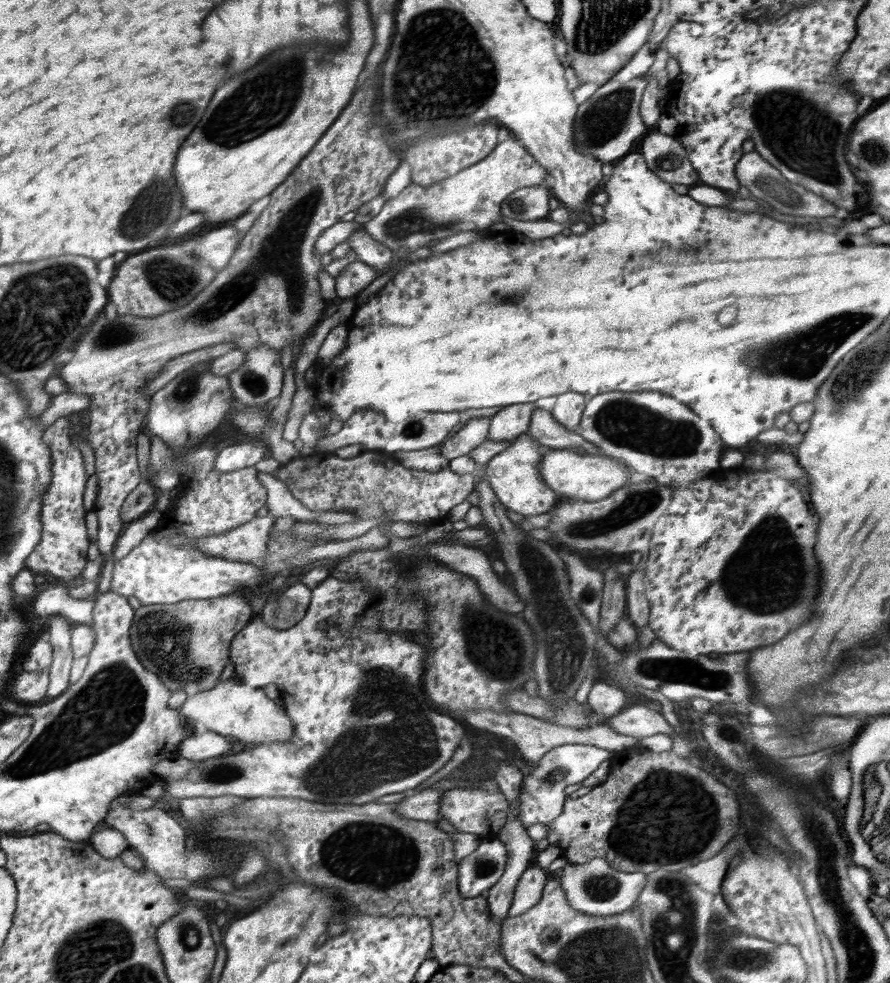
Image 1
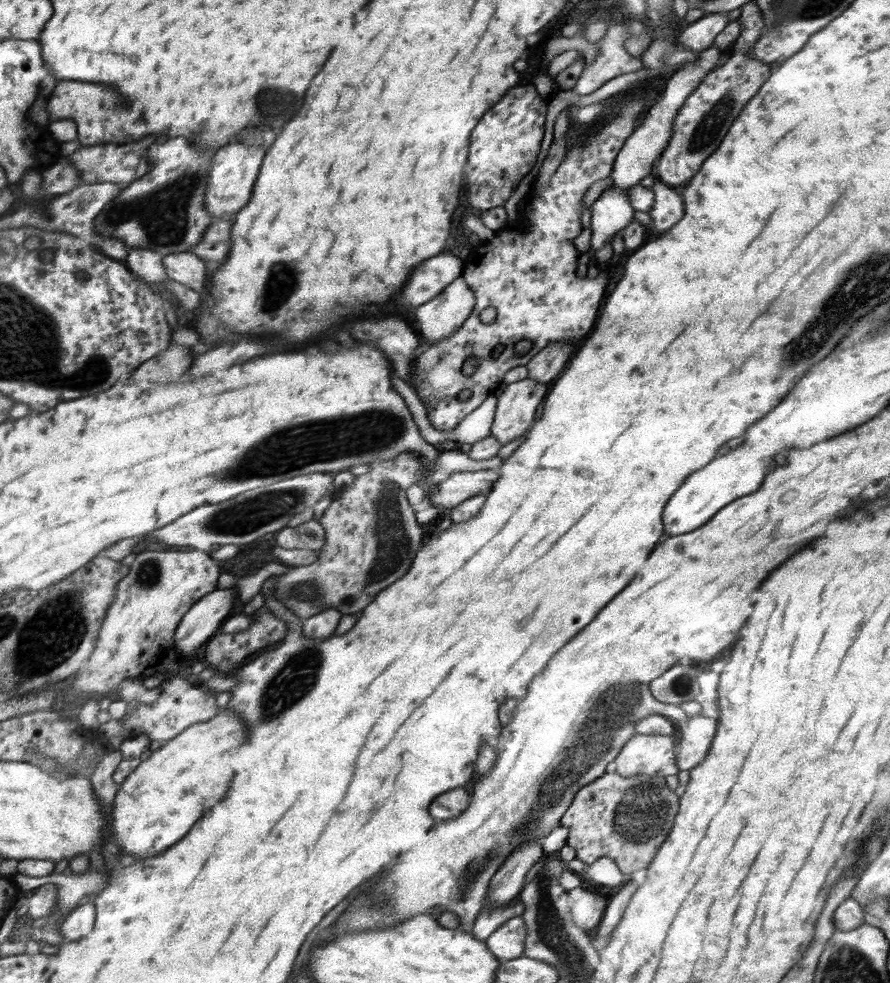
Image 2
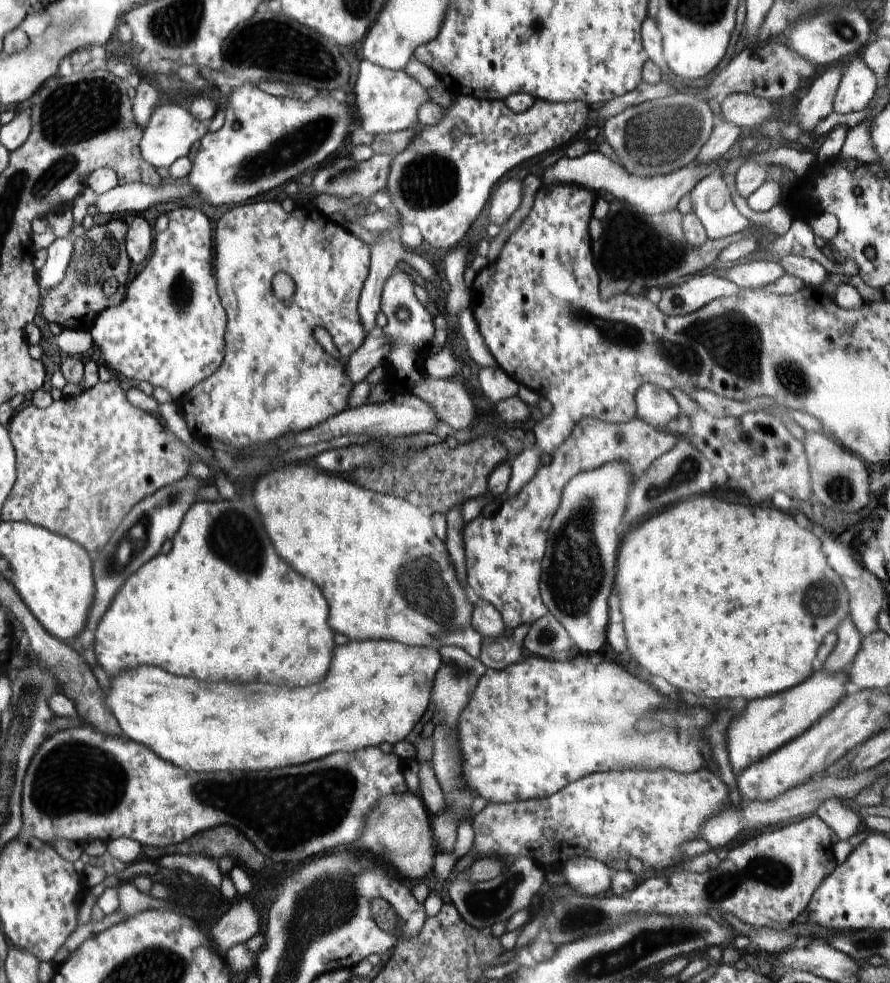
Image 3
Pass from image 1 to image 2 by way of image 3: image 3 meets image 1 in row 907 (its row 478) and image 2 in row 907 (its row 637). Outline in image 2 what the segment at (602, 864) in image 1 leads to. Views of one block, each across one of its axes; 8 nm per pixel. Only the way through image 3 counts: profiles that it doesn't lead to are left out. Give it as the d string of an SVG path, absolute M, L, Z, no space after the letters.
M572 890L572 906L569 908L571 922L579 930L589 934L602 921L609 899L594 890Z

